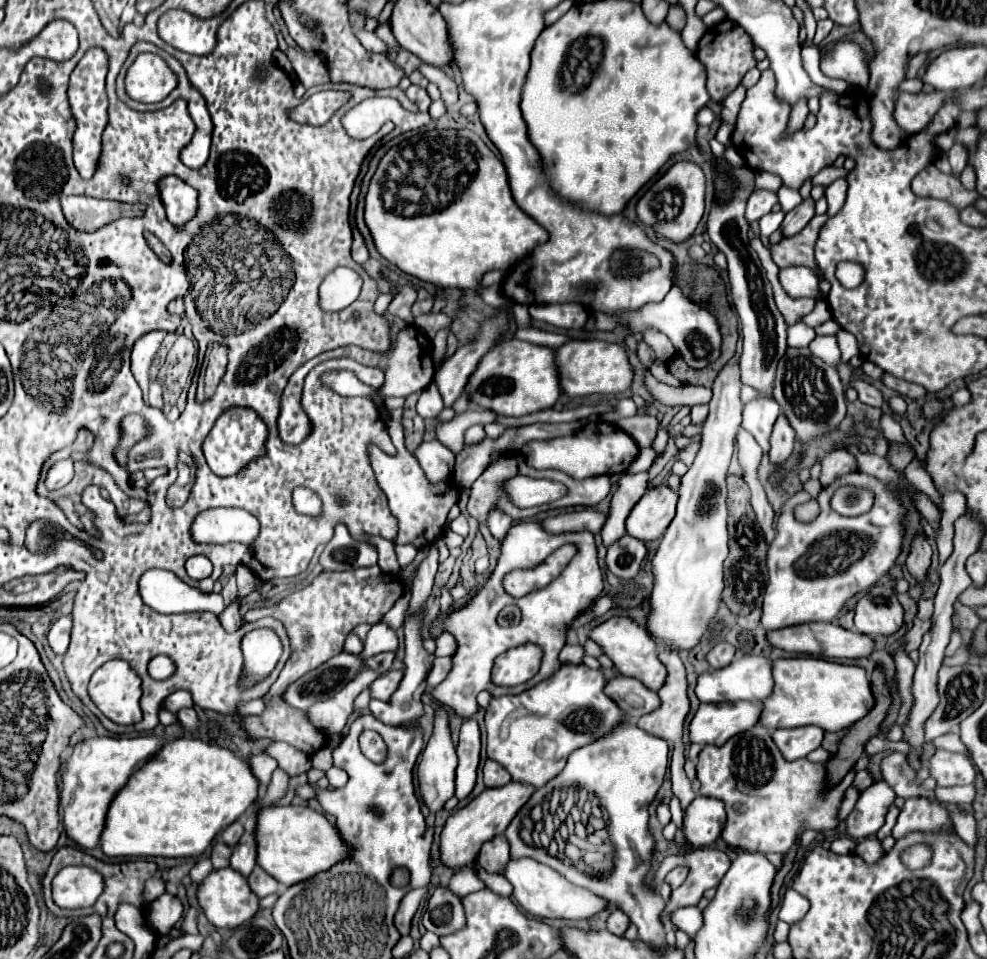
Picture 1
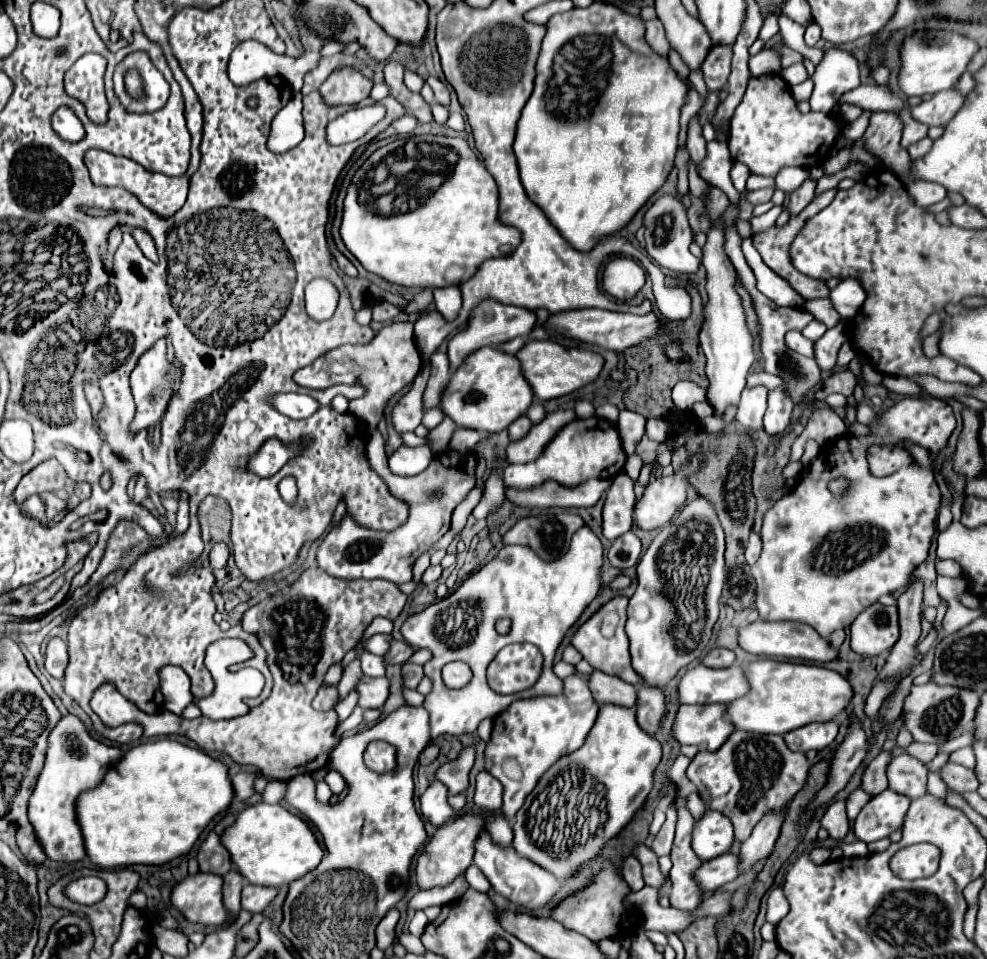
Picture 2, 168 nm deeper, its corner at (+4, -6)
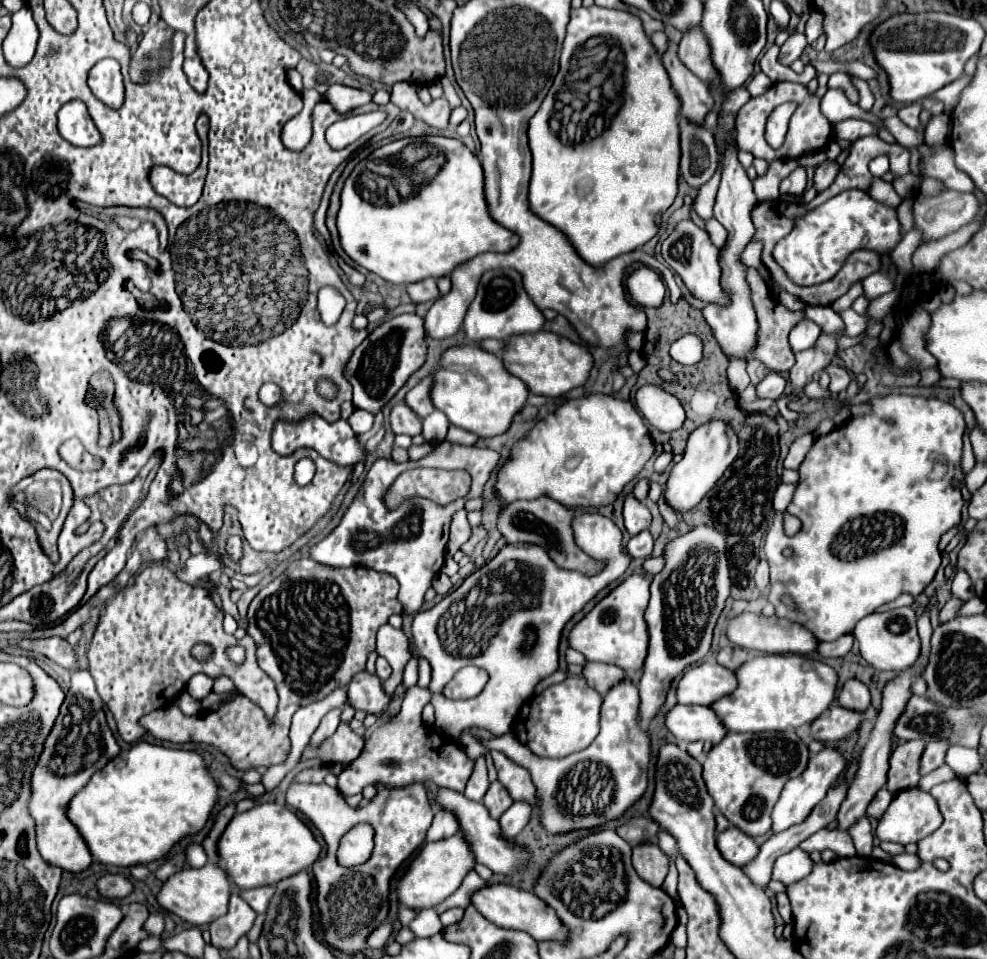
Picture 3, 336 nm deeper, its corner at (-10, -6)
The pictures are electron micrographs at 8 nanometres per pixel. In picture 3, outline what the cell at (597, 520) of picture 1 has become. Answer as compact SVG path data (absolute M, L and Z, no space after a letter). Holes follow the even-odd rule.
M536 499L536 501L522 501L522 503L510 503L506 509L498 515L498 531L508 543L536 543L546 545L548 555L552 555L554 563L564 569L578 569L584 575L596 575L604 569L604 563L598 563L596 559L588 557L584 551L580 551L572 539L572 511L564 509L560 503L552 499Z

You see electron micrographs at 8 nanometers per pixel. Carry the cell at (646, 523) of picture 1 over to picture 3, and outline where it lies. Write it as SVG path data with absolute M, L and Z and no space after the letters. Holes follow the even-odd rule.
M710 419L708 423L696 427L696 431L692 431L688 437L682 461L678 461L670 471L670 479L664 489L666 501L678 513L690 511L712 489L712 485L724 475L724 471L730 467L736 455L738 455L738 437L728 423L724 423L722 419Z

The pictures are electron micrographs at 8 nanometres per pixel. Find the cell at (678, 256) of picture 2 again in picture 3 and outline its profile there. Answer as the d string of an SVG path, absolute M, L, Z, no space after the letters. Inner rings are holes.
M680 221L662 243L662 257L664 261L680 275L686 289L704 303L714 303L720 307L726 307L730 303L730 293L724 291L720 279L722 279L722 267L720 267L720 249L712 245L706 231L696 227L692 221Z

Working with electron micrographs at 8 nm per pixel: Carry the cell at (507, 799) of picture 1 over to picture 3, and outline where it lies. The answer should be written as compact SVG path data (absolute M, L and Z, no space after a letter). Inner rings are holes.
M456 833L454 837L448 837L448 839L436 841L436 843L426 843L420 849L420 853L412 859L412 863L408 865L404 875L396 881L396 897L398 897L400 905L406 905L414 911L434 909L460 887L464 875L472 867L474 867L472 851L460 833Z

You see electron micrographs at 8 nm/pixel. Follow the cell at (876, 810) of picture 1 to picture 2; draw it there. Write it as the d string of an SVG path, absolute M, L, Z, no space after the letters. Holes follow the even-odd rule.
M890 789L874 795L862 807L860 815L854 821L854 827L852 827L854 835L864 843L872 843L888 837L894 829L902 827L908 805L910 805L910 799Z

